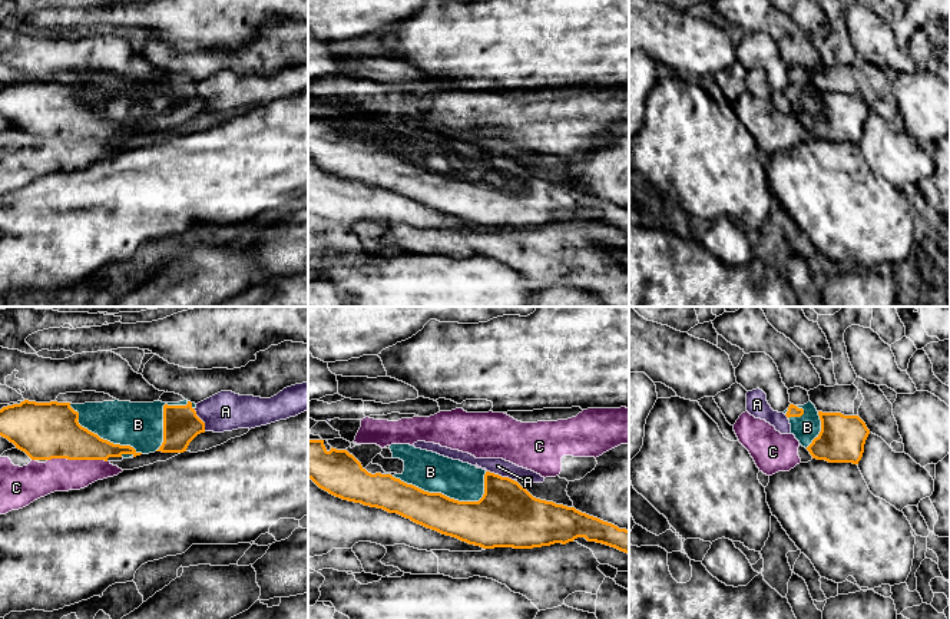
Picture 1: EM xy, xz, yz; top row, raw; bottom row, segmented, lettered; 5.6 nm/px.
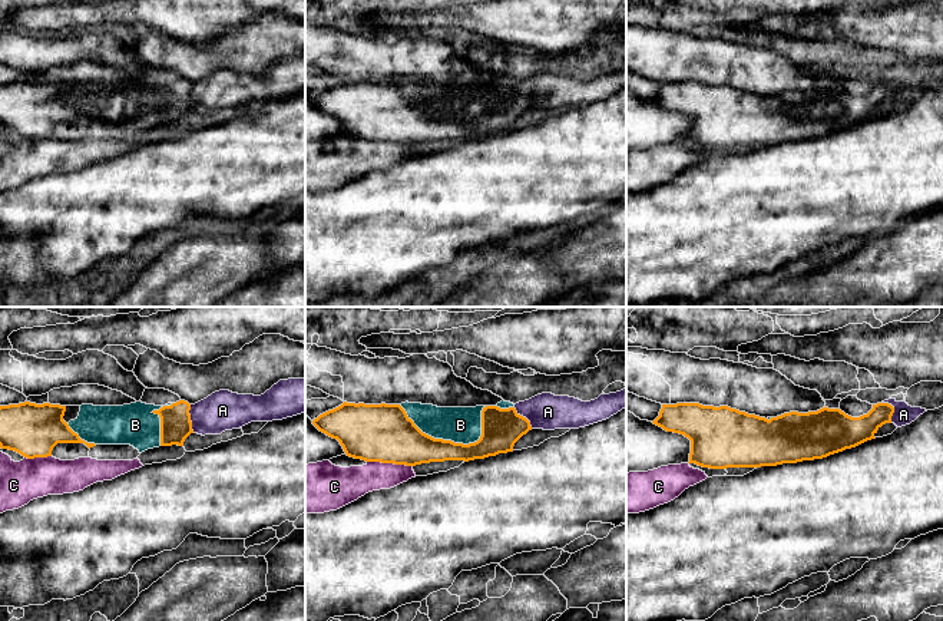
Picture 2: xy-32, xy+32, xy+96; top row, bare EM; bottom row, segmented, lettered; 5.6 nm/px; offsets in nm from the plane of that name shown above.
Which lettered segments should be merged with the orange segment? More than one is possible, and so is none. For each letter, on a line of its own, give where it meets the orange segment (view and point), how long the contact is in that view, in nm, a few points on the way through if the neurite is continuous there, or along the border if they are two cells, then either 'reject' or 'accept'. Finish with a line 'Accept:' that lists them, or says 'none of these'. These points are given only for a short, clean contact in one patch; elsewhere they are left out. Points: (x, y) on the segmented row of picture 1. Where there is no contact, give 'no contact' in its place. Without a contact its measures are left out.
A: meets orange in xz at (500, 476); contact 160 nm long; reject
B: meets orange in xz at (439, 493); contact 550 nm long; accept
C: meets orange in xy at (78, 459); contact 340 nm long; reject
Accept: B

